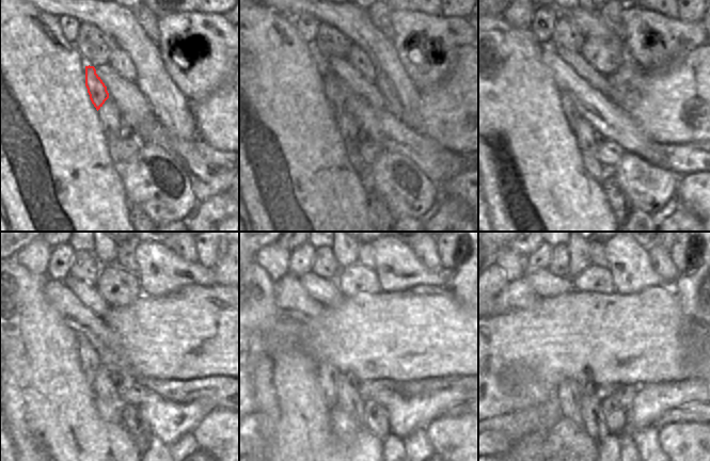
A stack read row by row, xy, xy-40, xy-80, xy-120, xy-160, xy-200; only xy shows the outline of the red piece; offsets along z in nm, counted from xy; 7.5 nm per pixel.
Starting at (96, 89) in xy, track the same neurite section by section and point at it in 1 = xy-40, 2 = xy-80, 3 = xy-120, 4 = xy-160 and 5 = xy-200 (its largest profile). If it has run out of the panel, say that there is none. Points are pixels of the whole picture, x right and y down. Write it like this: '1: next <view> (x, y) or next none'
1: next xy-40 (334, 92)
2: next xy-80 (568, 107)
3: next xy-120 (90, 360)
4: next xy-160 (327, 374)
5: next xy-200 (568, 393)

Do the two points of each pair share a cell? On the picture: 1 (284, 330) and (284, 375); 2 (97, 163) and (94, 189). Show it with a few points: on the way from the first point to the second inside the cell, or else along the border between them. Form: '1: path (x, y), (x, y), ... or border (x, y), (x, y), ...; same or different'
1: border (306, 352), (295, 342), (283, 342), (263, 355); different
2: path (94, 170), (94, 183); same

